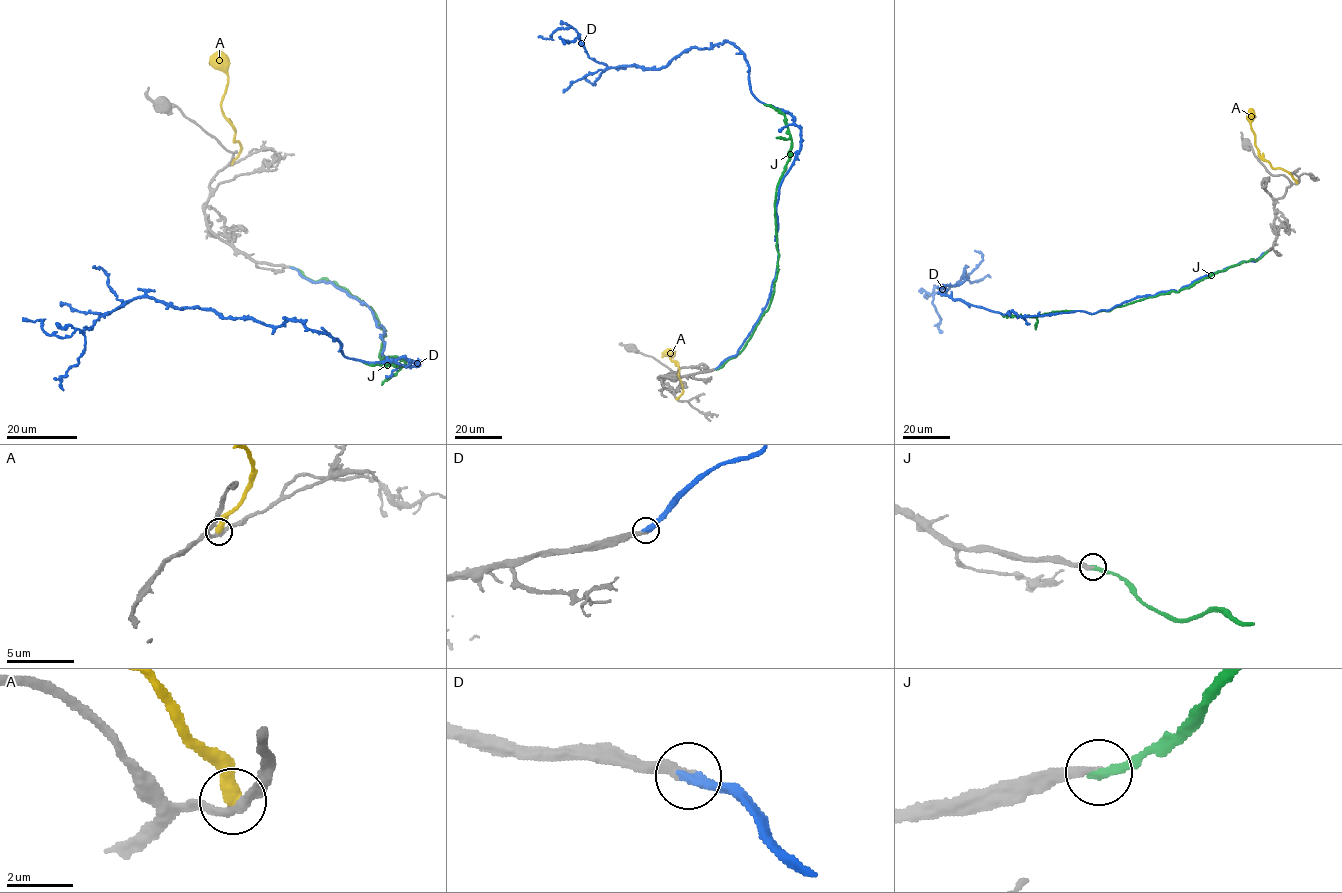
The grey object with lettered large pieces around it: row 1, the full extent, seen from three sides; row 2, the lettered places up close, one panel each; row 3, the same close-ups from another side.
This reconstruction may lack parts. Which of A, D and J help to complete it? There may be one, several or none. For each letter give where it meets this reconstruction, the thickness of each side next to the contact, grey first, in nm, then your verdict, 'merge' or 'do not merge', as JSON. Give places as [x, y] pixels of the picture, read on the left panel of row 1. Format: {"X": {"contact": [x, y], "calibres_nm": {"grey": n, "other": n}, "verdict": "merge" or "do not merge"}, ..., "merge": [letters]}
{"A": {"contact": [232, 164], "calibres_nm": {"grey": 280, "other": 440}, "verdict": "do not merge"}, "D": {"contact": [291, 267], "calibres_nm": {"grey": 300, "other": 360}, "verdict": "merge"}, "J": {"contact": [292, 267], "calibres_nm": {"grey": 280, "other": 320}, "verdict": "do not merge"}, "merge": ["D"]}

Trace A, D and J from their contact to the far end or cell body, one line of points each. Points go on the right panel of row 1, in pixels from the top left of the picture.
A: (1296, 183), (1290, 174), (1274, 168), (1261, 157), (1251, 127), (1253, 109)
D: (1266, 252), (1093, 313), (1003, 314), (940, 292), (965, 271), (927, 298), (934, 285)
J: (1267, 251), (1257, 261), (1242, 261), (1177, 292), (1110, 310), (1063, 310), (1033, 317), (1002, 314)

